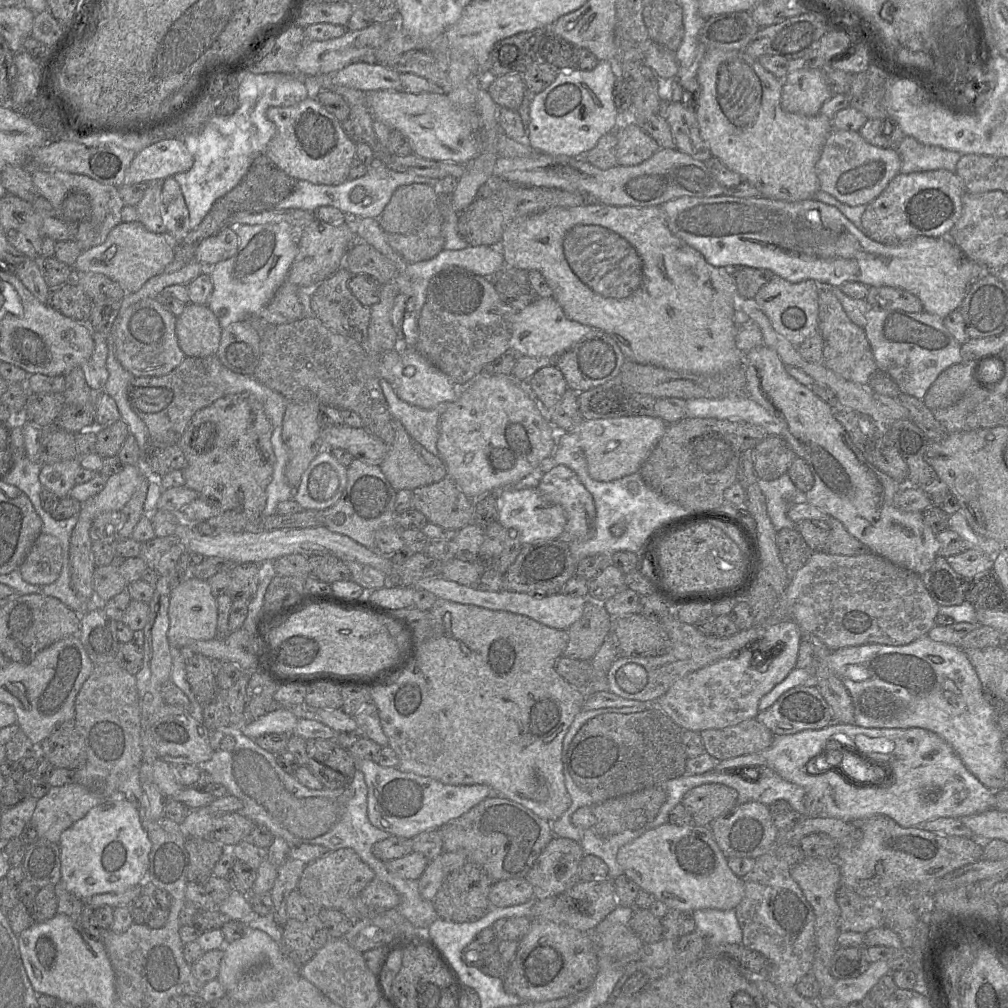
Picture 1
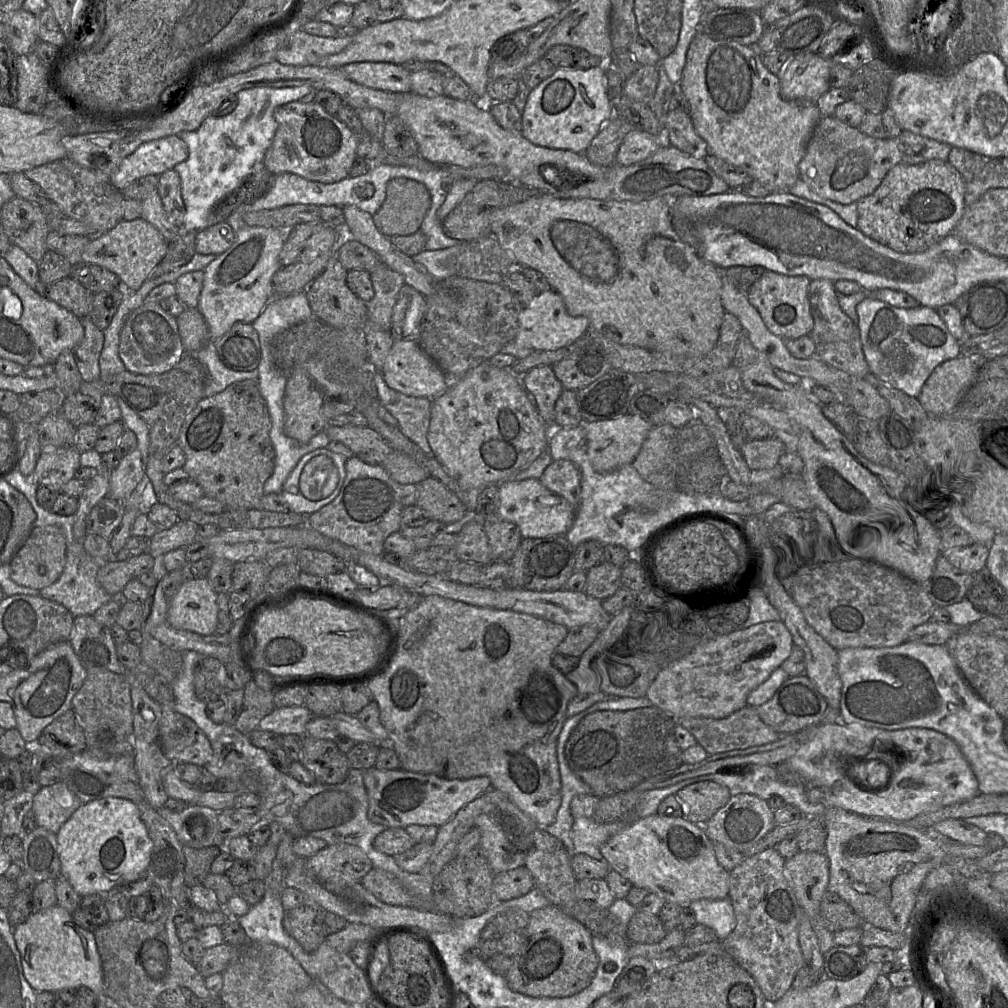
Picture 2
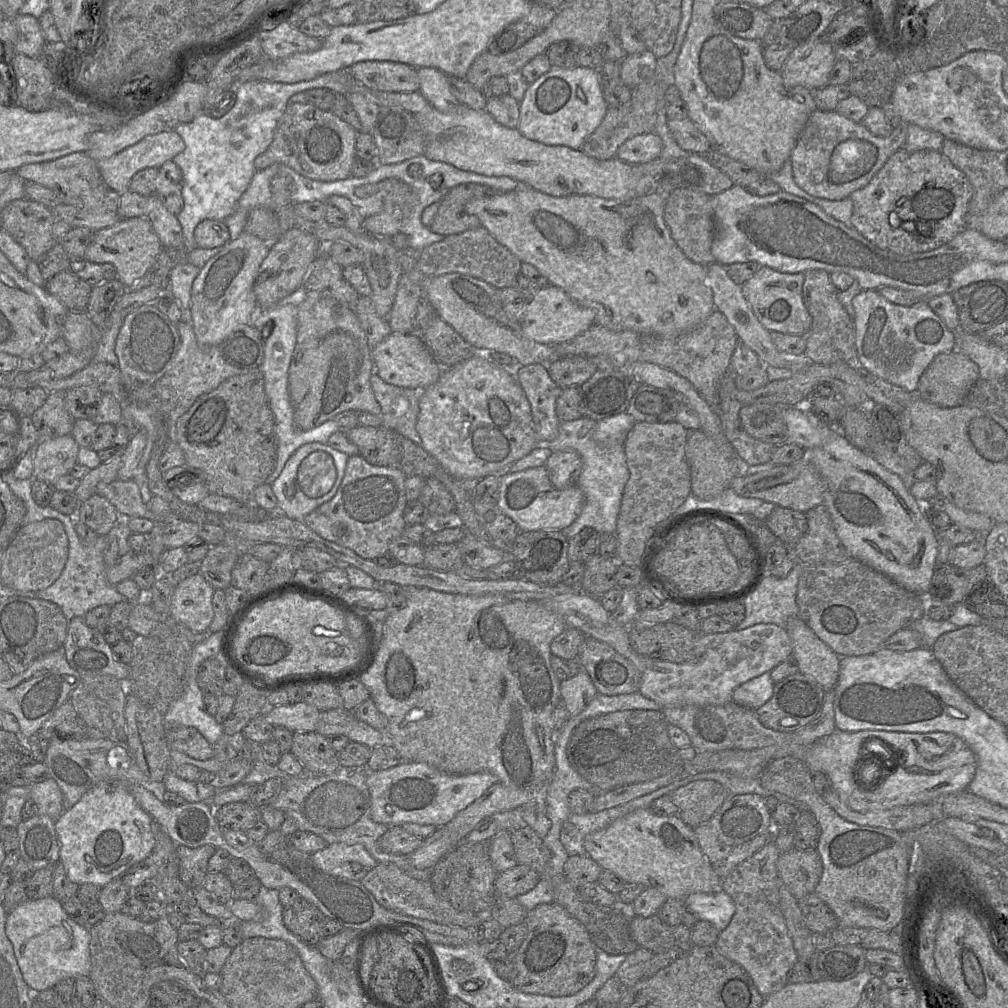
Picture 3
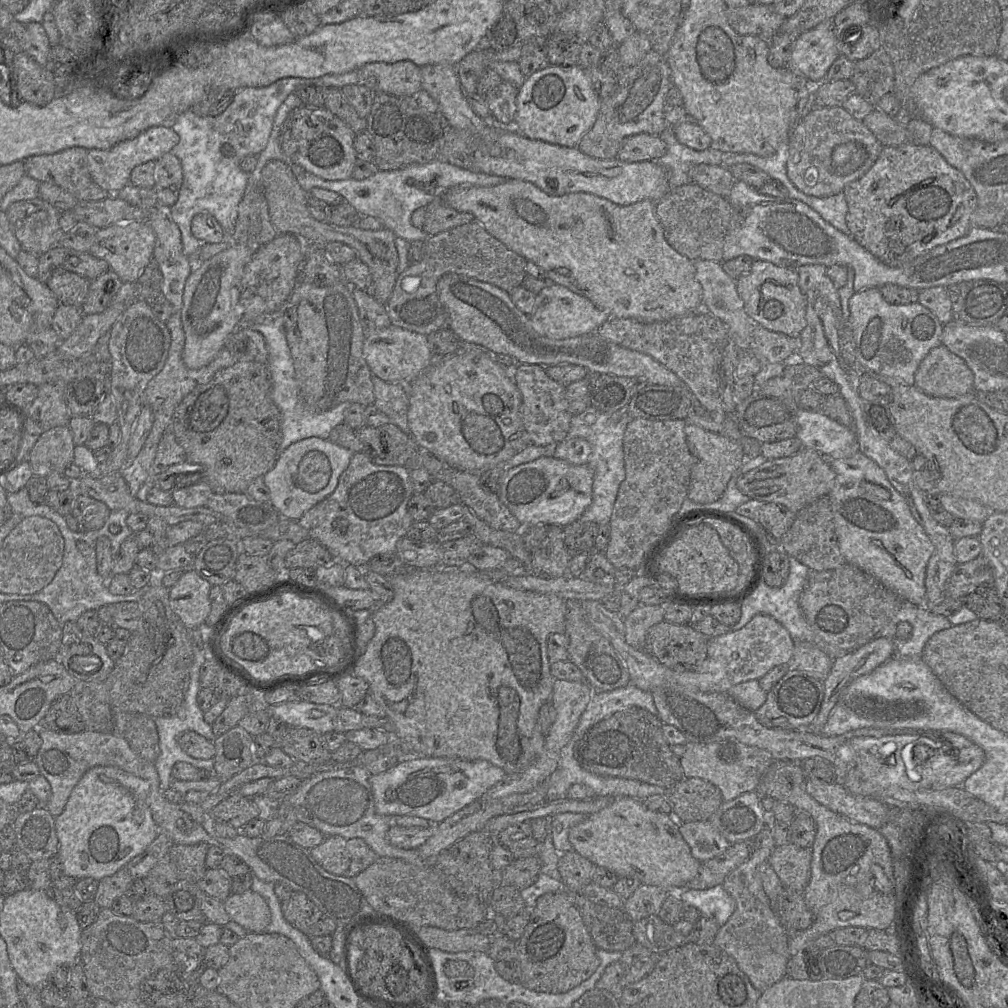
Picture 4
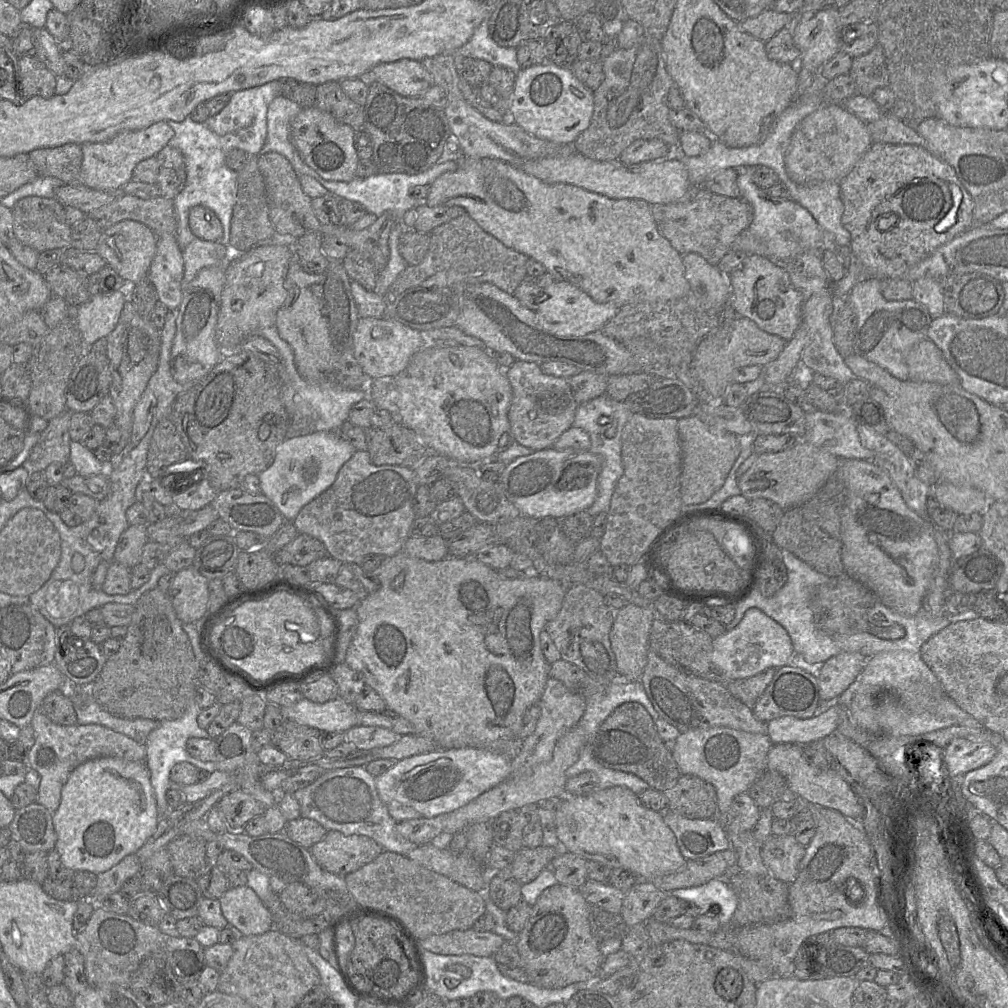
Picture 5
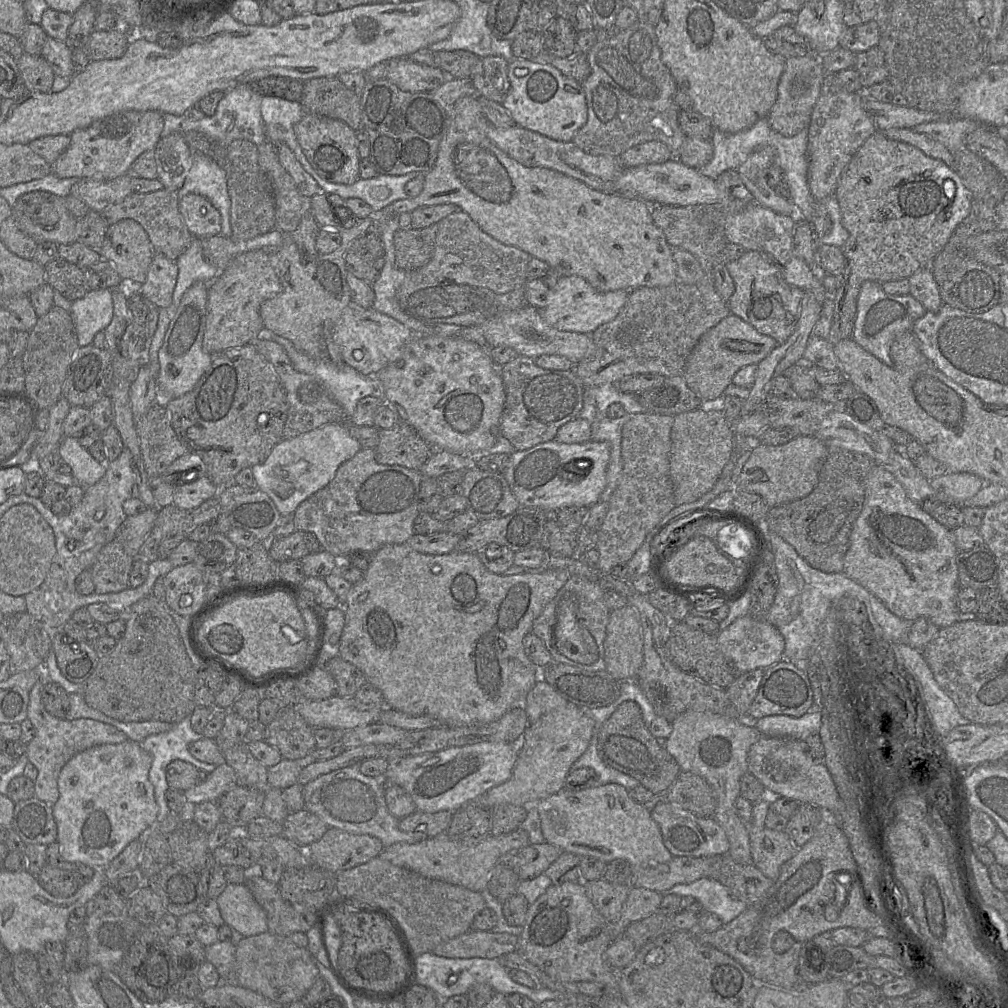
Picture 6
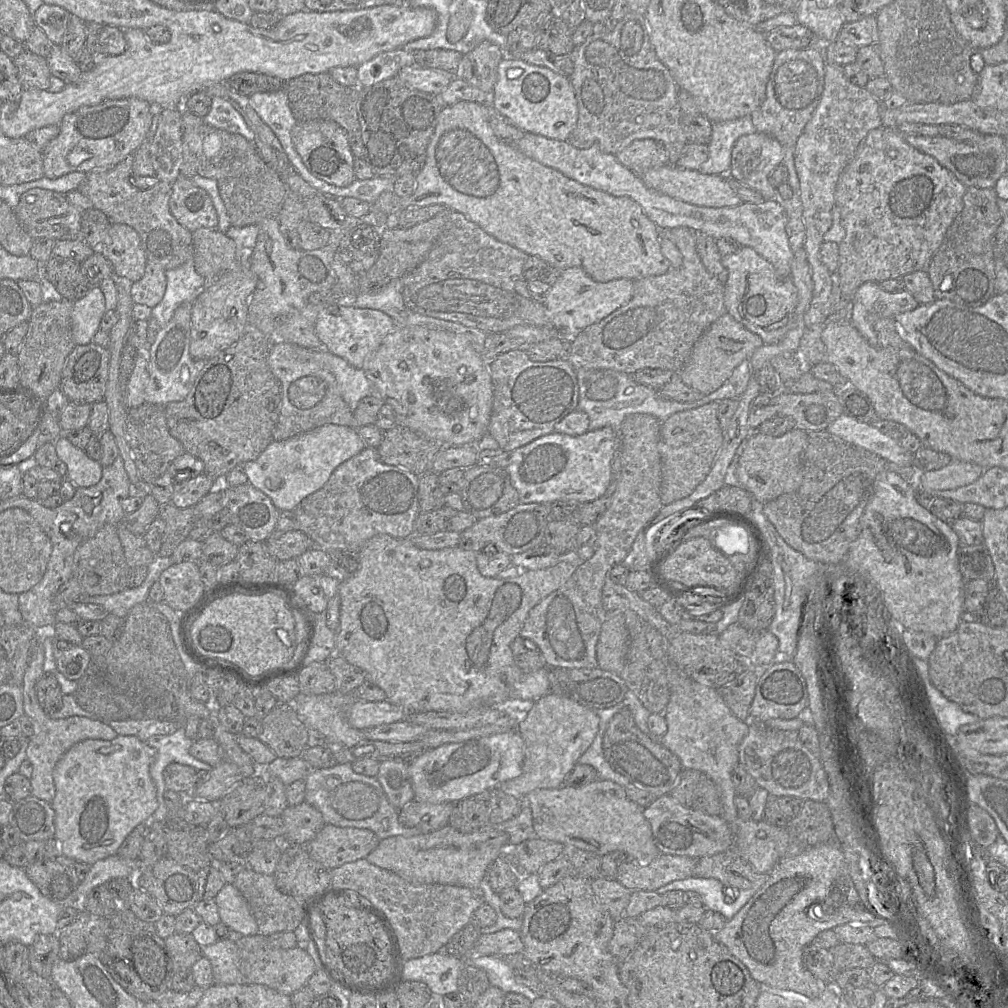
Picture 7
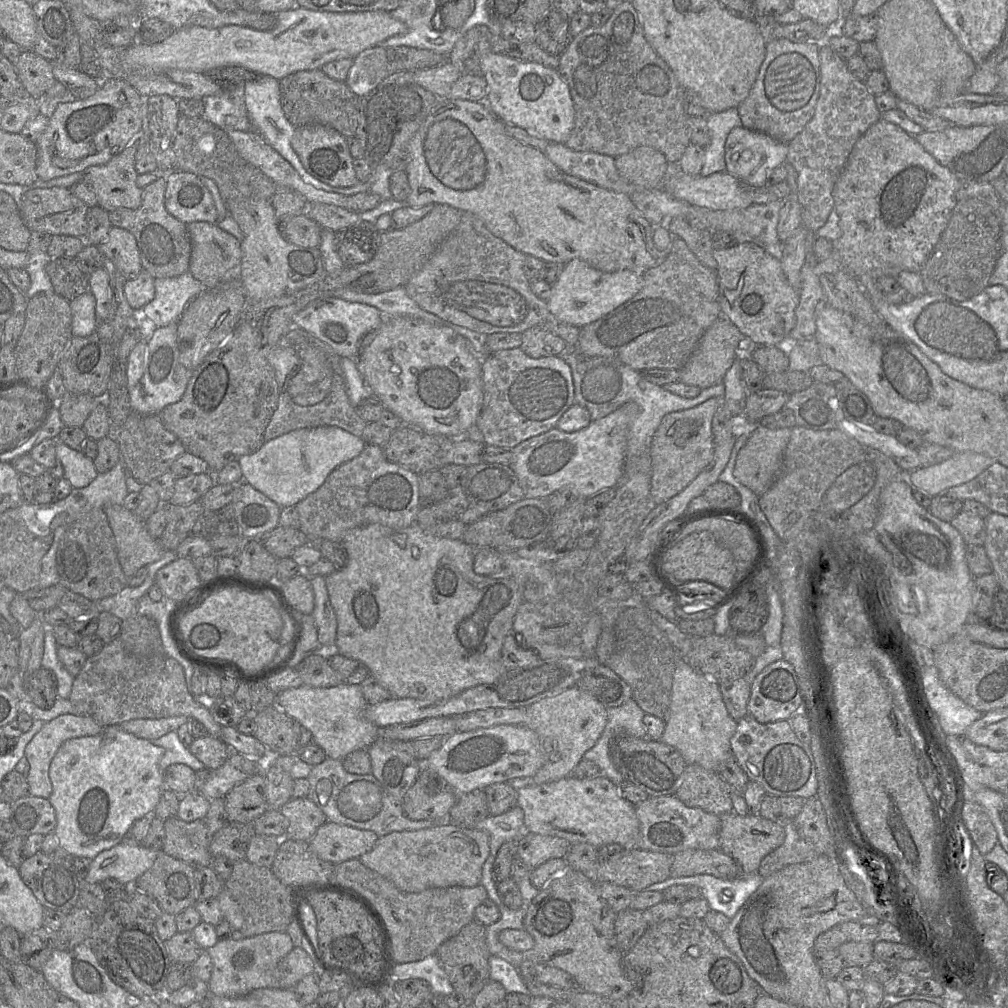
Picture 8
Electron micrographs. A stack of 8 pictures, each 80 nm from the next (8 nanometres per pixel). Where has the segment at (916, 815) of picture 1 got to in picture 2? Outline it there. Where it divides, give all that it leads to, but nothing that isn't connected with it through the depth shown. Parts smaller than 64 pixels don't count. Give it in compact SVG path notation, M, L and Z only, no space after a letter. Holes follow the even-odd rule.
M821 723L814 737L786 762L804 779L806 789L815 786L825 789L823 804L827 807L894 822L906 822L919 814L971 799L980 793L977 778L957 743L943 733L927 728L884 730L859 724ZM858 756L864 761L881 761L892 767L887 774L888 790L877 791L863 781L857 780L863 786L853 782L846 766L850 758Z

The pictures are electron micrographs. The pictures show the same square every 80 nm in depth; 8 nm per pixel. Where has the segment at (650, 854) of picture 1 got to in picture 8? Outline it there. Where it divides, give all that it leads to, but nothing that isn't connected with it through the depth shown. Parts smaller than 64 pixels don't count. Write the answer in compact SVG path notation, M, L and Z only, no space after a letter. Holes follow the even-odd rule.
M570 775L555 782L522 787L517 789L517 806L523 810L524 823L532 833L560 837L570 844L588 843L596 848L613 843L624 849L638 847L640 823L635 805L622 797L619 786L606 777L577 779Z

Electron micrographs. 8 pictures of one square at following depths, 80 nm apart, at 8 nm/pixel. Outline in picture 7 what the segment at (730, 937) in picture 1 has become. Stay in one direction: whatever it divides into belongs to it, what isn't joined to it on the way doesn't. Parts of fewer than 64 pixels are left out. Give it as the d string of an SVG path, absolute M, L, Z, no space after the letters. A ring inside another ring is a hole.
M690 877L673 881L656 892L661 896L672 890L694 891L702 898L706 910L720 913L728 921L750 900L756 889L734 889L713 878Z

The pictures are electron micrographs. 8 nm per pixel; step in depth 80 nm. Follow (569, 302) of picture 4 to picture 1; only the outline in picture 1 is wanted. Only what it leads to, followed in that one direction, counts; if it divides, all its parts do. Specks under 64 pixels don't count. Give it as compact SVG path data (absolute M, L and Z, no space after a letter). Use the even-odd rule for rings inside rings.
M536 296L530 304L517 313L508 352L512 352L515 356L558 357L575 345L590 330L591 328L588 326L567 318L553 297Z

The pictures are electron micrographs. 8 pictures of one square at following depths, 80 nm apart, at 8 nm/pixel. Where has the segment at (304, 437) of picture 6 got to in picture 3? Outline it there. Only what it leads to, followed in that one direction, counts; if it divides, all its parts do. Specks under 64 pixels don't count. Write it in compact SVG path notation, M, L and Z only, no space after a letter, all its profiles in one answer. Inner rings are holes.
M311 442L299 447L270 485L277 499L278 512L290 519L303 520L320 505L331 500L341 484L348 459L347 454L328 444Z

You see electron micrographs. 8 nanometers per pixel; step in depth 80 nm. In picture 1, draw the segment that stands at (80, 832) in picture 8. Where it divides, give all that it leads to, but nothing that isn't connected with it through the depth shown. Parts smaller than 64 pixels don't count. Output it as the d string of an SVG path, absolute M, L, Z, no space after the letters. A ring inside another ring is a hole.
M104 798L104 801L93 807L83 818L66 829L60 836L61 882L72 894L85 900L97 894L120 893L126 889L142 885L147 880L149 854L152 848L147 832L142 826L136 807L125 798Z

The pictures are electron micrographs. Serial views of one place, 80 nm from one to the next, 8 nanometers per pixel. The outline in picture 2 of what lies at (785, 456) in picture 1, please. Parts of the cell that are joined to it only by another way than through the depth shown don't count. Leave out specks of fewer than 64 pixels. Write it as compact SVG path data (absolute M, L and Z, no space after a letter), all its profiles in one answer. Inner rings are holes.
M768 438L747 440L739 451L750 470L763 470L775 467L786 447L779 439Z

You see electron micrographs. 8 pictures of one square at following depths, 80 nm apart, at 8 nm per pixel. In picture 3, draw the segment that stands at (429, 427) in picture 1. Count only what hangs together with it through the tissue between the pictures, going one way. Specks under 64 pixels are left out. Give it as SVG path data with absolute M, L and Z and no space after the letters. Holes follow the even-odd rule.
M374 371L370 376L370 384L381 408L382 427L421 446L421 438L416 430L420 391L388 384Z

